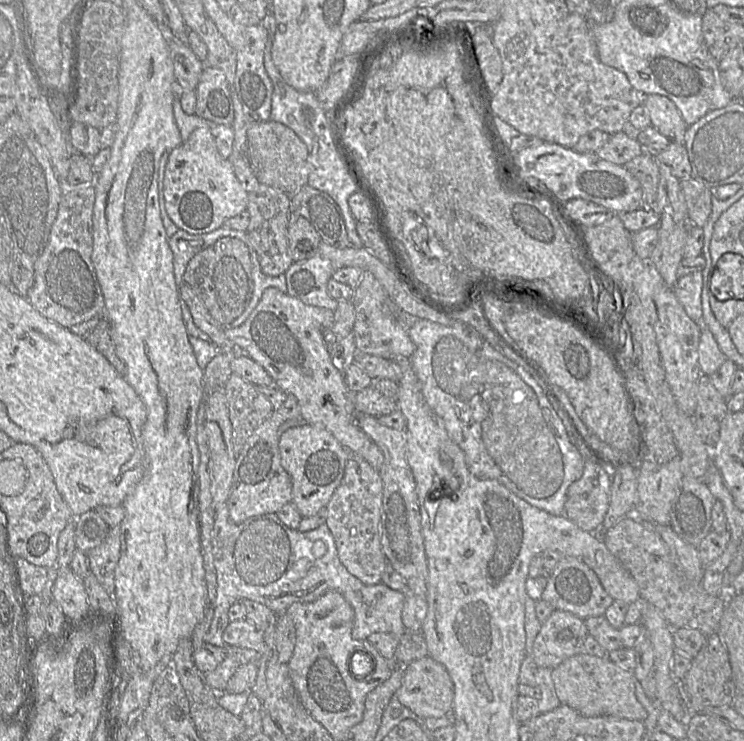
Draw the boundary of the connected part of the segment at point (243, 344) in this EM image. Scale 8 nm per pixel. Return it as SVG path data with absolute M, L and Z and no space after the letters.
M269 287L246 321L239 327L225 327L224 333L239 353L245 353L266 370L277 388L296 397L300 418L305 423L323 426L348 452L362 457L380 471L383 454L357 425L353 394L325 344L325 332L333 323L334 311L304 304L275 287Z

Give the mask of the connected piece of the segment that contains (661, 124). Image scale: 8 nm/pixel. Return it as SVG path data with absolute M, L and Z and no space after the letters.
M659 94L643 96L642 104L649 112L651 125L671 143L684 144L688 125L675 103Z

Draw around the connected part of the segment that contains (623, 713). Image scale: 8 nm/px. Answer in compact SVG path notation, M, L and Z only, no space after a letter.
M588 654L574 655L552 670L552 680L561 704L567 705L587 717L614 716L629 720L644 721L647 711L635 694L634 671L617 666L607 657Z

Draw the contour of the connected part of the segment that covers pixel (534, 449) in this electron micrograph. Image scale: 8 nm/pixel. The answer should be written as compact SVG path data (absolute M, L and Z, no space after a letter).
M419 318L408 334L416 347L410 360L423 398L463 451L469 471L479 479L498 481L519 498L549 514L564 515L566 491L581 478L584 459L570 442L561 419L539 384L523 367L506 358L462 322L444 326Z

